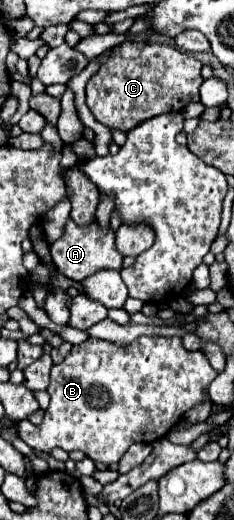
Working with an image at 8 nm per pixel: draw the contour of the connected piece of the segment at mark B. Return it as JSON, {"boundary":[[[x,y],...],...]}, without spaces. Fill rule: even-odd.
{"boundary":[[[142,335],[142,337],[134,339],[134,341],[128,343],[128,345],[118,345],[118,343],[110,343],[110,341],[102,341],[102,339],[88,339],[88,341],[80,343],[80,345],[74,345],[72,351],[68,353],[68,357],[66,357],[60,365],[54,365],[54,367],[52,367],[50,385],[48,385],[48,389],[46,389],[46,391],[50,393],[50,397],[52,397],[52,399],[50,399],[50,407],[46,409],[44,419],[42,419],[40,425],[34,425],[27,419],[19,421],[19,436],[22,441],[26,441],[34,451],[40,451],[40,453],[46,453],[46,455],[50,455],[52,449],[56,449],[56,447],[60,447],[60,449],[64,449],[64,451],[74,451],[74,449],[78,449],[78,451],[86,453],[86,457],[90,457],[92,461],[100,461],[100,463],[112,465],[112,463],[118,463],[118,461],[122,459],[122,455],[128,451],[128,447],[130,447],[132,443],[138,443],[138,441],[142,441],[142,443],[154,443],[156,439],[166,437],[166,433],[184,417],[184,413],[186,413],[188,409],[192,409],[194,405],[198,405],[198,403],[204,401],[204,397],[206,397],[206,395],[204,395],[204,389],[208,389],[210,381],[214,381],[216,375],[218,375],[218,373],[210,367],[210,363],[208,363],[204,351],[186,351],[186,349],[182,347],[182,339],[180,339],[180,337],[144,337],[144,335]]]}

